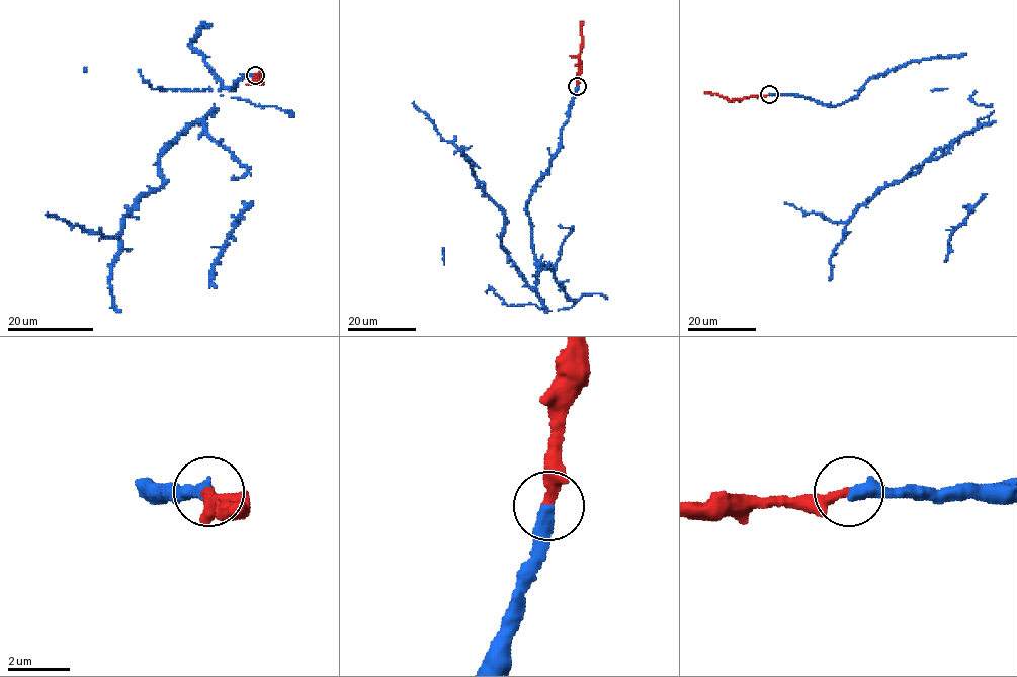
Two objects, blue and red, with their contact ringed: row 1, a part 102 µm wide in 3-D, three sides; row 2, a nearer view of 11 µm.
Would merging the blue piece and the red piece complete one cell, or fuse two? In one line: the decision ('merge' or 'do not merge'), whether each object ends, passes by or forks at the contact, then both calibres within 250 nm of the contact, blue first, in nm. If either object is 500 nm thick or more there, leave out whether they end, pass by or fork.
merge; blue ends; red ends; calibres 440 and 340 nm

